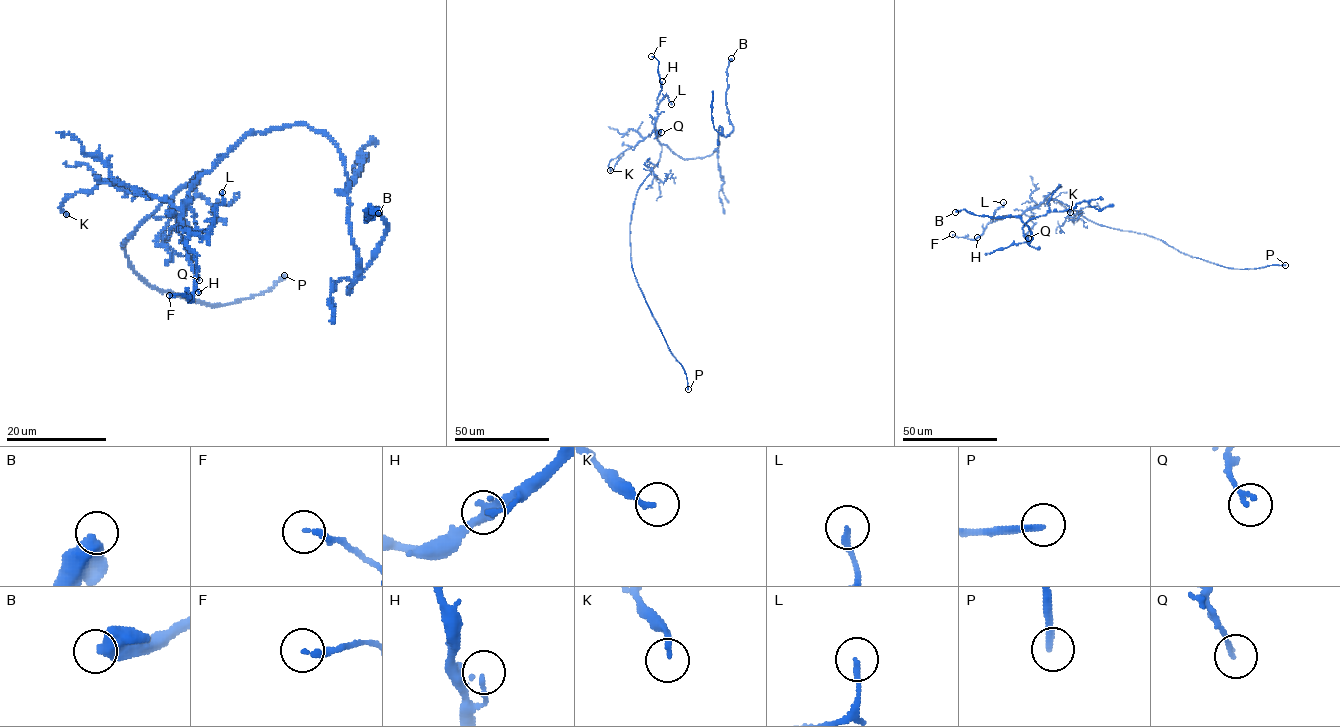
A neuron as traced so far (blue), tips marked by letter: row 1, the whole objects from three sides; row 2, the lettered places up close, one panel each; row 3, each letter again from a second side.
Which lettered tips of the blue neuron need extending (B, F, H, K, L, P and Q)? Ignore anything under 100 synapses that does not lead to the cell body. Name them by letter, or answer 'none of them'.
P

